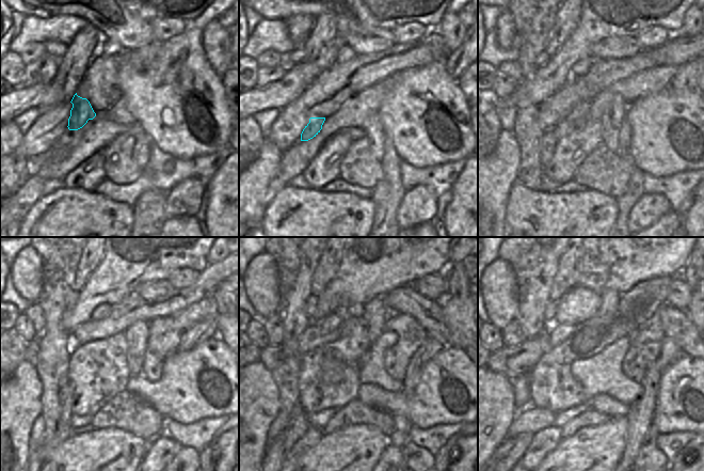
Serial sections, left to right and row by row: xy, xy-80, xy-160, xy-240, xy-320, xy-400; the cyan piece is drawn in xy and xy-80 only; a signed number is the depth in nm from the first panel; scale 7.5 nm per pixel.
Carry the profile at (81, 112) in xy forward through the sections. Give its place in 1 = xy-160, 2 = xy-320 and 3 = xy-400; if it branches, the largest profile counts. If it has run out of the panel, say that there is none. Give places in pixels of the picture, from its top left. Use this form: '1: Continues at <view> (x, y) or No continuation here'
1: Continues at xy-160 (549, 140)
2: Continues at xy-320 (300, 426)
3: Continues at xy-400 (510, 451).

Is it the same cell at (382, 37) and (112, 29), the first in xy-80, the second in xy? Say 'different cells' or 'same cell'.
same cell

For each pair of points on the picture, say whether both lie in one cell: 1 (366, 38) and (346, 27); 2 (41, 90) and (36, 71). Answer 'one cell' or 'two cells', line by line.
1: one cell
2: two cells

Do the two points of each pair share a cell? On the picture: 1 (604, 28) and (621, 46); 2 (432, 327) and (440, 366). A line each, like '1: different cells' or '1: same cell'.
1: different cells
2: different cells

